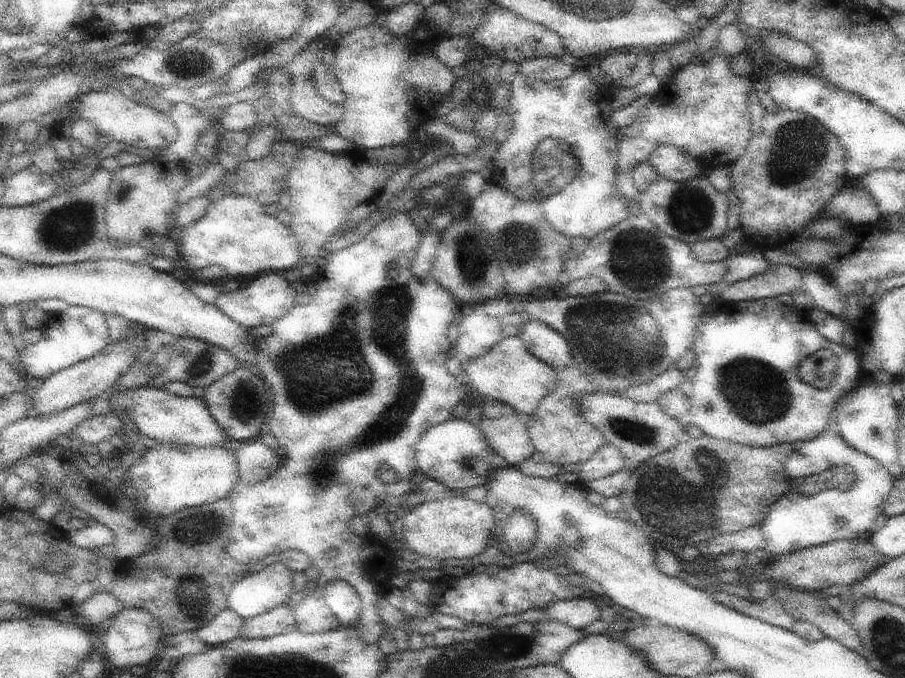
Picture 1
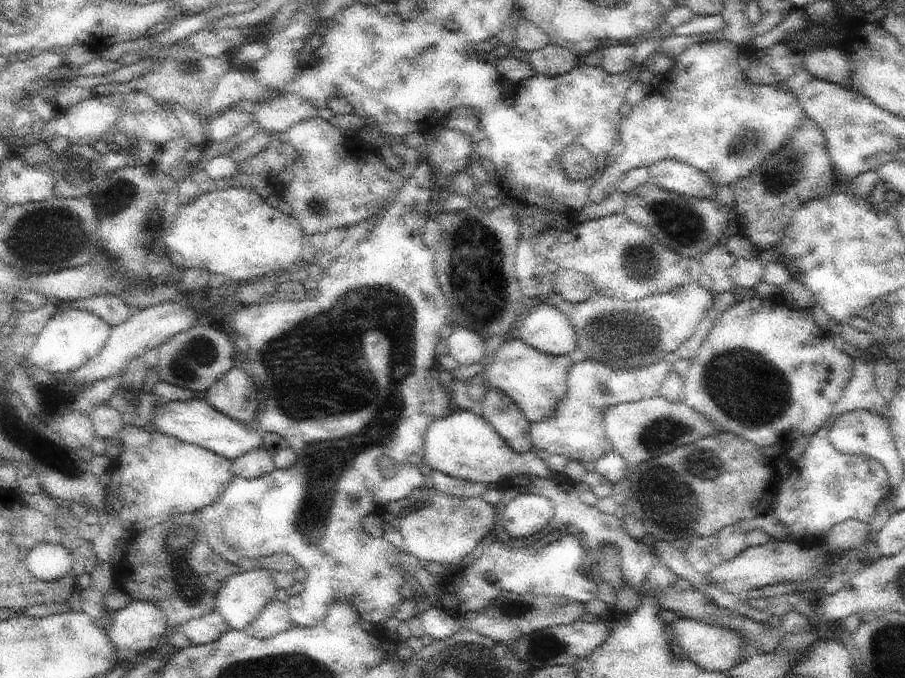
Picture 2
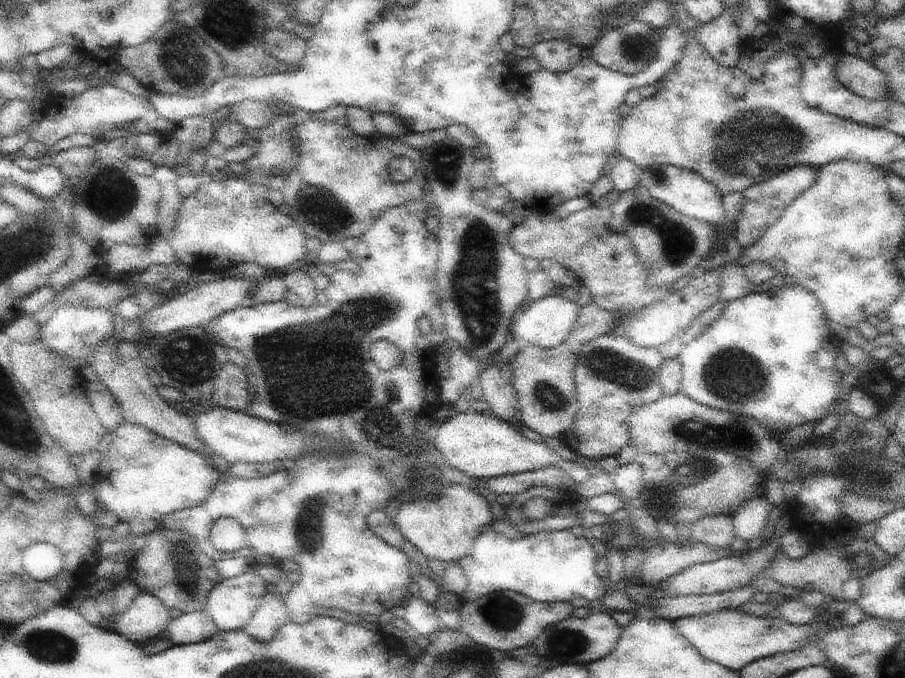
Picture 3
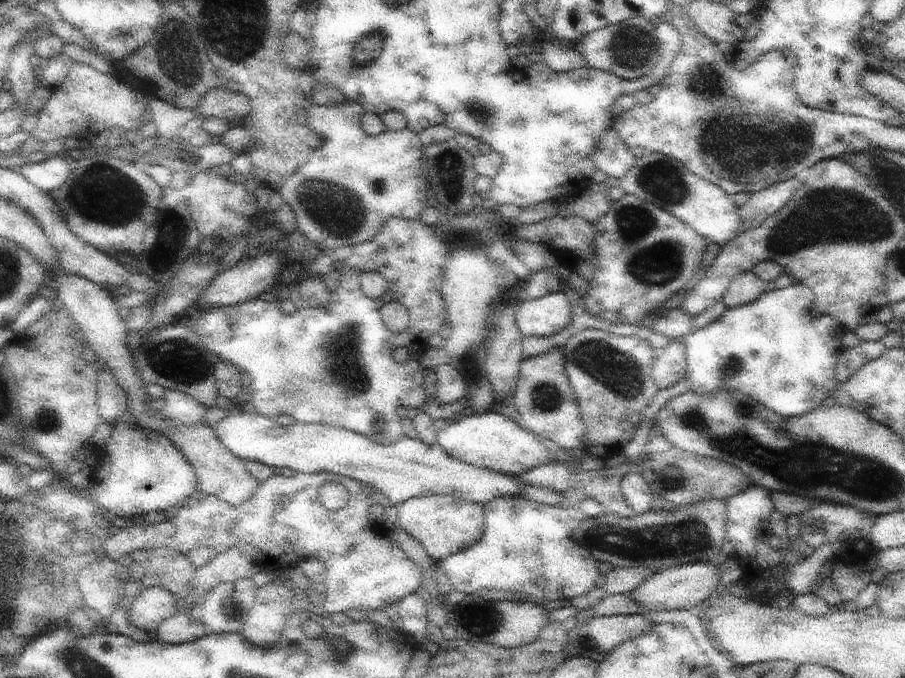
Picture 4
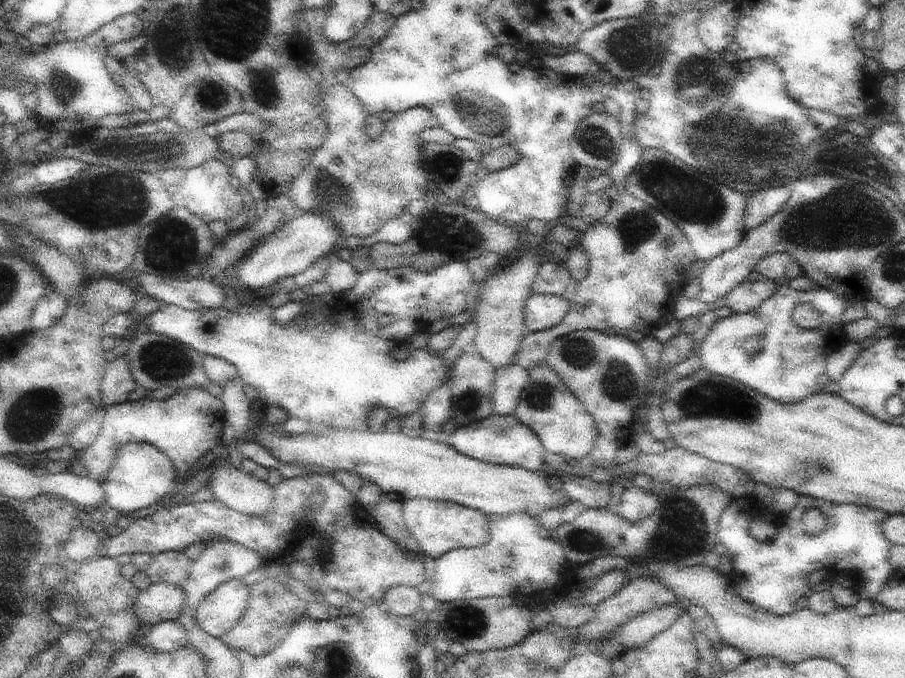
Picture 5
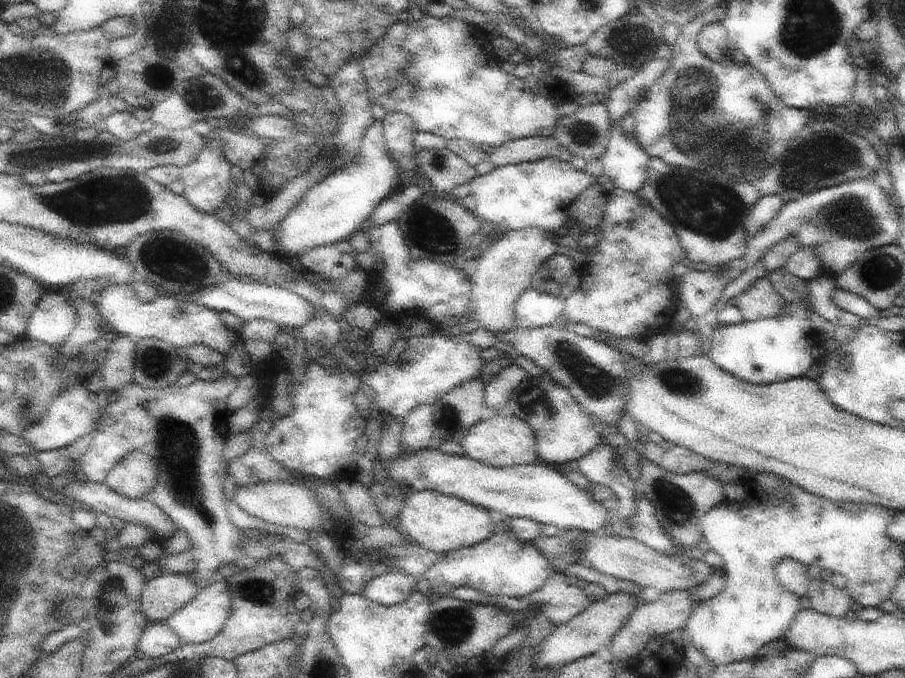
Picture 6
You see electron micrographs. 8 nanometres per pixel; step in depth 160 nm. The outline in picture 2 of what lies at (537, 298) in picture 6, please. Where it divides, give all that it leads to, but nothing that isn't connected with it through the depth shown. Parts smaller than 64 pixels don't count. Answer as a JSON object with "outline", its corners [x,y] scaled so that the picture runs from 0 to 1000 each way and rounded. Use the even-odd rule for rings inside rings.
{"outline":[[[596,448],[572,478],[572,494],[597,519],[628,524],[638,515],[636,488],[621,453]]]}

